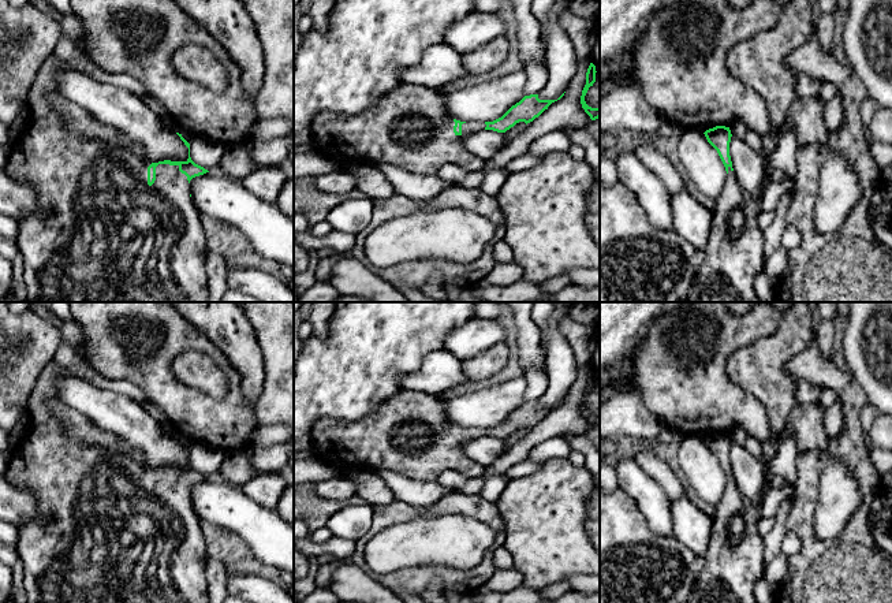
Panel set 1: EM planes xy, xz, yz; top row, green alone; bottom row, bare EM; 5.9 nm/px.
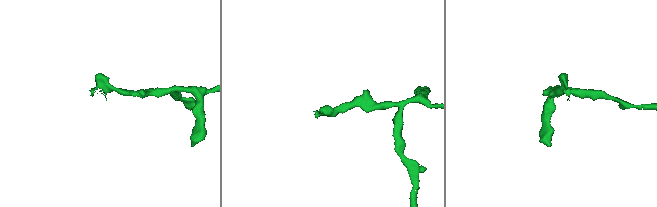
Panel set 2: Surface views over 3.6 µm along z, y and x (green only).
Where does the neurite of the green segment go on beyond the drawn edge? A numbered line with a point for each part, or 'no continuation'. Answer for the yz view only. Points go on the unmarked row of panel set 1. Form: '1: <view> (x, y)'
1: yz (732, 564)

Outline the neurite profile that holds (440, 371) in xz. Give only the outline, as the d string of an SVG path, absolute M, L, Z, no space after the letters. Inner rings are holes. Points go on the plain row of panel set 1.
M445 349L429 353L418 371L398 379L402 390L415 390L436 397L467 381L470 379L463 372L462 360Z

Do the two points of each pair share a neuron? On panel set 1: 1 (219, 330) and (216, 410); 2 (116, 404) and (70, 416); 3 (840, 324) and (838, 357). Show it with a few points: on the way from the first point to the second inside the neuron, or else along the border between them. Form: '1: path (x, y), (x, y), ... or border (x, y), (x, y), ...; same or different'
1: border (196, 326), (239, 372); different
2: border (58, 395), (67, 405), (108, 431); different
3: path (839, 332), (838, 349); same

